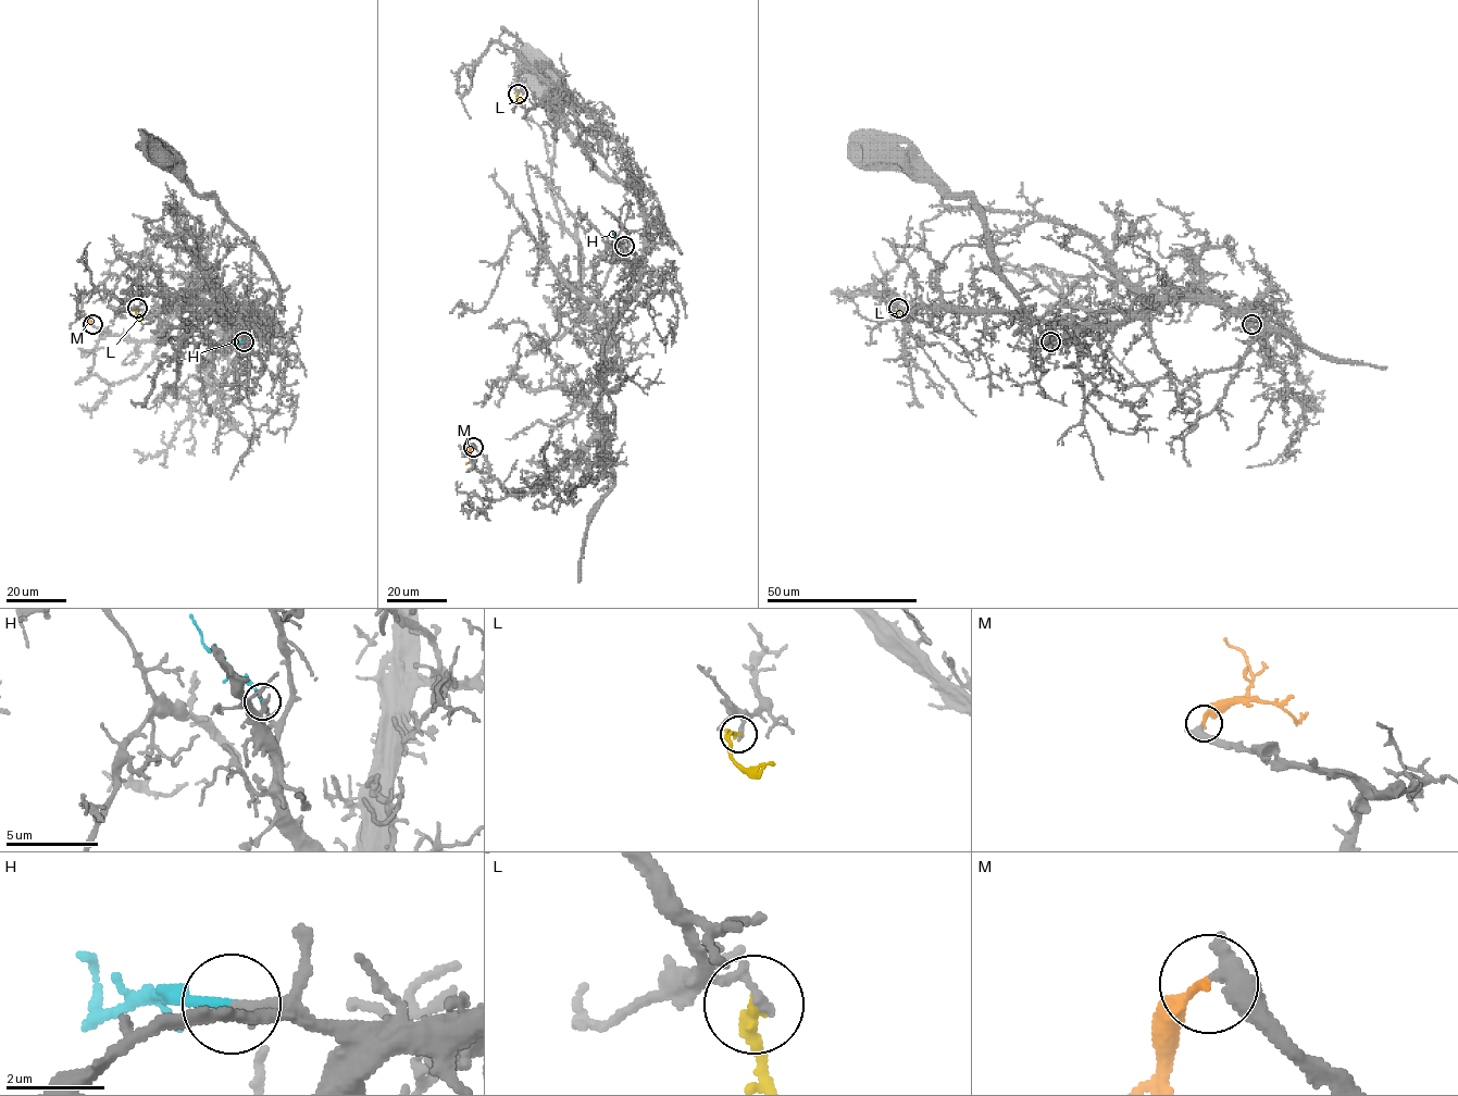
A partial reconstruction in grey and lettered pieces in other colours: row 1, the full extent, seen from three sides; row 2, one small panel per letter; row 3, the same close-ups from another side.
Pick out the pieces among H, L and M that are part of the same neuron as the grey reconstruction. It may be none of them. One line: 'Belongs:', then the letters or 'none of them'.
Belongs: H, M

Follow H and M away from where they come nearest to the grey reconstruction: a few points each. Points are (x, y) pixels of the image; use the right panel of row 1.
H: (1050, 341), (1036, 340)
M: (1251, 324), (1257, 321), (1269, 322)

